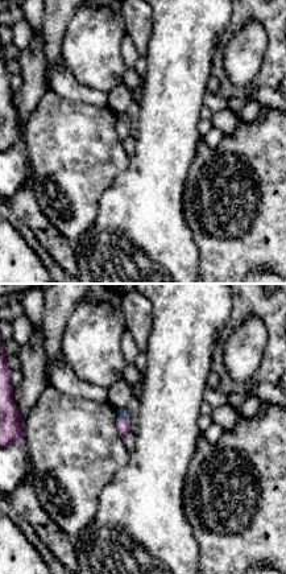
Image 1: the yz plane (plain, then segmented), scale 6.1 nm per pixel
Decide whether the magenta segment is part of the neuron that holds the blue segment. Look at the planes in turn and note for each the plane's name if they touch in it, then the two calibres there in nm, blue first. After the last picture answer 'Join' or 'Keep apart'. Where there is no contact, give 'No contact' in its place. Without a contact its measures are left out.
Touches blue in yz. Thickness 70 nm (blue) against 80 nm

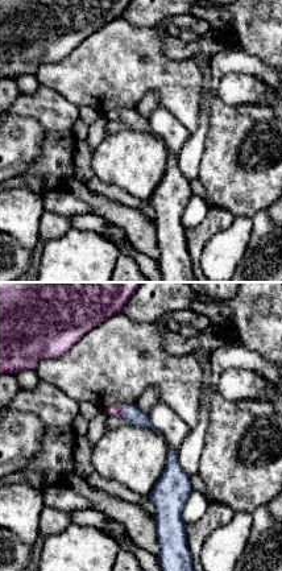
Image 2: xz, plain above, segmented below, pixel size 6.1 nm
Touches blue in xz. Thickness 110 nm (blue) against 80 nm

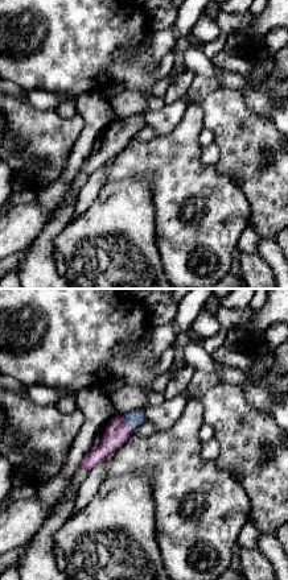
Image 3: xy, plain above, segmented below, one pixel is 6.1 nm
Touches blue in xy. Thickness 100 nm (blue) against 150 nm

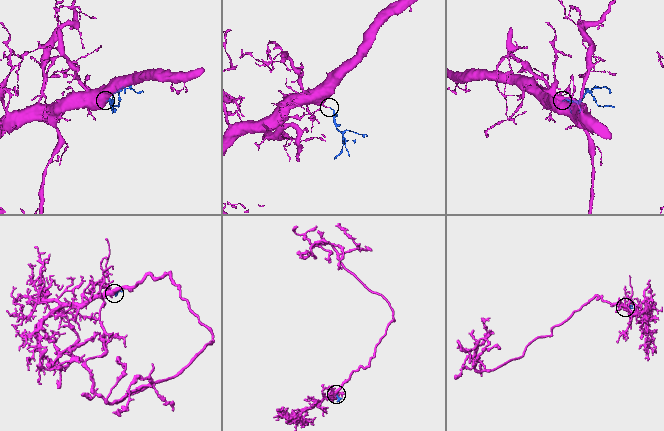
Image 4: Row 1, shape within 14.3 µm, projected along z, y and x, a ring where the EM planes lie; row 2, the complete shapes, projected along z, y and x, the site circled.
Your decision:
Join

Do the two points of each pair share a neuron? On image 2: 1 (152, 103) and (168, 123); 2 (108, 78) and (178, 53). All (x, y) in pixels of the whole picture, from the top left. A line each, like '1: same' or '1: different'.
1: different
2: different

